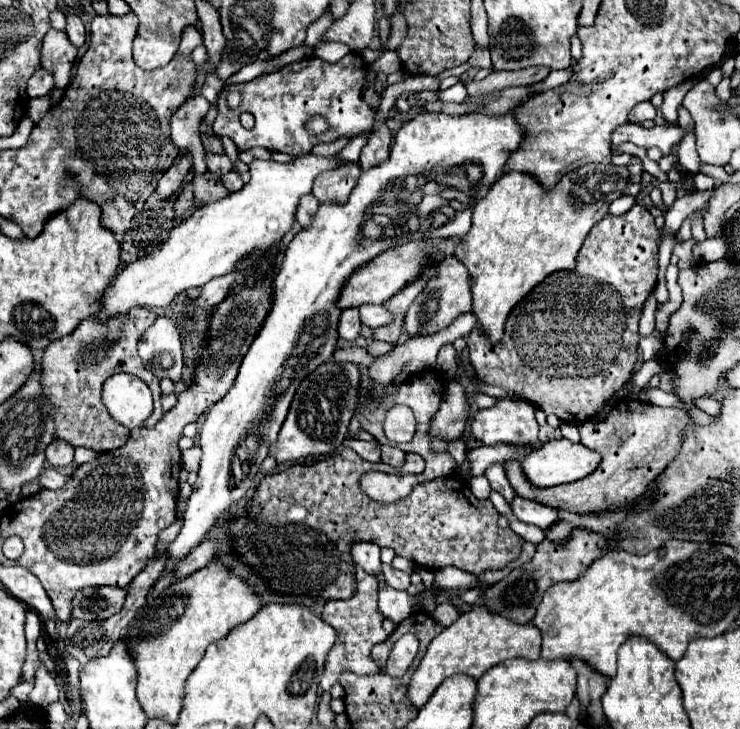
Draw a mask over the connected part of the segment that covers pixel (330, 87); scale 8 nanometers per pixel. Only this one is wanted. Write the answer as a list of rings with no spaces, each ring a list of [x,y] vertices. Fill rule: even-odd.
[[[350,53],[338,63],[326,63],[322,59],[298,61],[272,75],[262,75],[248,83],[234,85],[242,93],[242,105],[238,109],[230,109],[226,99],[218,99],[218,117],[212,125],[214,133],[228,135],[240,151],[264,147],[268,151],[280,151],[292,157],[310,153],[310,149],[320,141],[332,143],[340,137],[352,139],[362,133],[370,133],[374,125],[374,111],[362,99],[366,73],[368,69],[364,69],[362,57]],[[244,111],[252,113],[256,119],[256,125],[250,131],[240,125],[240,113]],[[316,115],[324,117],[330,125],[324,135],[310,135],[306,129],[306,121]]]

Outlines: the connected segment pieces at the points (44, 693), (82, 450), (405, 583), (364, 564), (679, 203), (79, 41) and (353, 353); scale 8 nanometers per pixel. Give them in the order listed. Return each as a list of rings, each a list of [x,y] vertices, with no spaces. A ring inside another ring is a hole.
[[[40,663],[36,667],[36,673],[34,673],[34,689],[28,697],[28,705],[34,705],[34,707],[46,707],[54,701],[58,701],[58,687],[56,687],[56,681],[52,679],[52,675],[48,673],[48,669],[44,667],[44,663]]]
[[[76,447],[74,450],[74,462],[78,465],[90,462],[96,458],[97,453],[85,447]]]
[[[382,565],[382,573],[384,573],[384,579],[390,587],[400,589],[400,591],[406,591],[410,587],[410,575],[408,573],[398,571],[392,565]]]
[[[352,541],[350,547],[352,559],[356,561],[356,565],[360,565],[366,573],[370,575],[378,575],[380,573],[380,547],[370,543],[370,541]]]
[[[714,187],[708,191],[692,191],[692,193],[676,199],[676,203],[666,213],[666,231],[678,231],[682,221],[690,213],[694,213],[706,205],[706,201],[710,199],[710,191],[714,191]]]
[[[68,15],[66,35],[68,35],[70,43],[74,43],[78,49],[84,45],[84,41],[86,41],[86,29],[84,29],[84,23],[82,23],[82,19],[78,15]]]
[[[336,347],[332,357],[334,357],[336,361],[354,361],[354,363],[362,363],[364,367],[368,367],[368,365],[374,361],[374,357],[370,357],[368,351],[362,349],[362,347],[342,347],[342,349]]]

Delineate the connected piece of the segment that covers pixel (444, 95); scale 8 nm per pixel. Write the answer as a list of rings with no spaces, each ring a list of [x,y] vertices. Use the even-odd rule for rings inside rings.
[[[456,83],[454,87],[446,89],[446,91],[438,91],[438,99],[440,101],[452,101],[452,103],[462,103],[466,99],[466,87],[462,87],[462,83]]]

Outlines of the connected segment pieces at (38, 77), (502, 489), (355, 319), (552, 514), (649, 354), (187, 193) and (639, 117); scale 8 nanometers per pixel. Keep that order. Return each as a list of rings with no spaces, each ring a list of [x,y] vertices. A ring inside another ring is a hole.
[[[38,69],[28,81],[28,95],[30,97],[48,95],[52,89],[54,89],[54,77],[44,69]]]
[[[500,463],[490,465],[488,471],[486,471],[486,477],[488,477],[492,489],[498,491],[506,499],[506,503],[510,503],[510,499],[514,499],[514,489],[510,487],[510,483],[506,479],[506,473],[502,471],[502,465]]]
[[[344,309],[342,311],[342,319],[338,323],[338,335],[340,339],[346,339],[346,341],[354,341],[358,335],[360,335],[360,329],[362,329],[362,323],[360,323],[360,313],[358,309]]]
[[[516,495],[516,499],[512,501],[512,513],[524,521],[524,523],[530,523],[530,525],[536,525],[540,529],[550,529],[554,523],[558,523],[558,511],[556,509],[550,509],[546,505],[540,505],[540,503],[534,503],[534,501],[528,501],[528,499],[522,499]]]
[[[654,335],[644,337],[644,339],[640,341],[640,353],[642,353],[640,357],[642,357],[642,361],[650,361],[650,359],[654,359],[660,347],[662,347],[662,343],[660,343]]]
[[[188,183],[184,187],[184,191],[182,191],[182,195],[178,197],[176,205],[174,205],[174,215],[180,217],[184,211],[188,211],[192,207],[194,207],[194,193],[192,193],[192,183]]]
[[[650,101],[638,103],[632,111],[630,111],[630,123],[640,123],[644,119],[654,119],[656,117],[656,109],[652,107]]]

